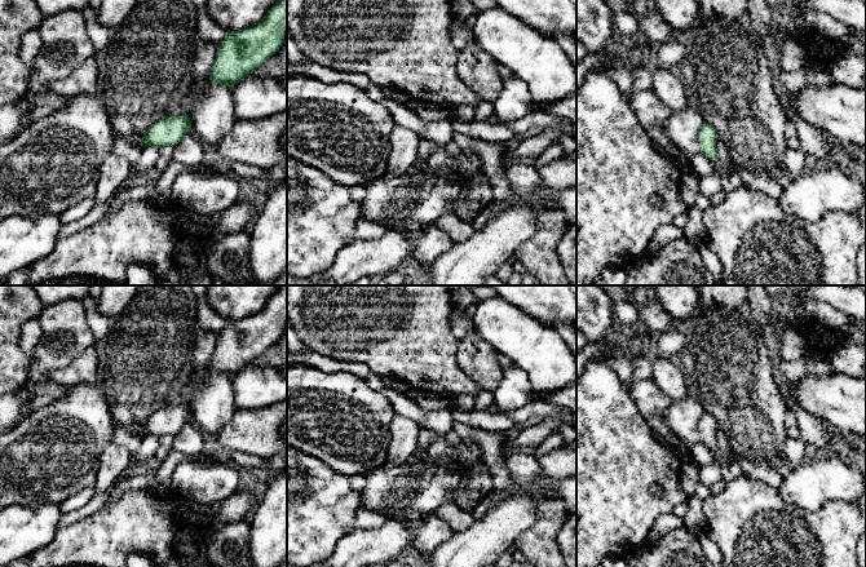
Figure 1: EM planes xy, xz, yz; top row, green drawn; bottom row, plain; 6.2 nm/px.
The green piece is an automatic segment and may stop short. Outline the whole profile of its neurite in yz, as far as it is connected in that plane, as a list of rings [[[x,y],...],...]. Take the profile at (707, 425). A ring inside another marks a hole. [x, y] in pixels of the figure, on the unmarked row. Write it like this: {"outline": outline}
{"outline": [[[704,411],[698,422],[698,430],[701,442],[713,452],[713,462],[716,462],[720,468],[734,460],[741,462],[742,459],[734,451],[730,449],[729,452],[724,452],[721,448],[717,447],[717,426],[719,424],[715,416]]]}

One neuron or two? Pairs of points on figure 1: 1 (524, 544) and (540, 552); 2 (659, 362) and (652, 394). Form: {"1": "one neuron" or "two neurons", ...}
{"1": "one neuron", "2": "two neurons"}

